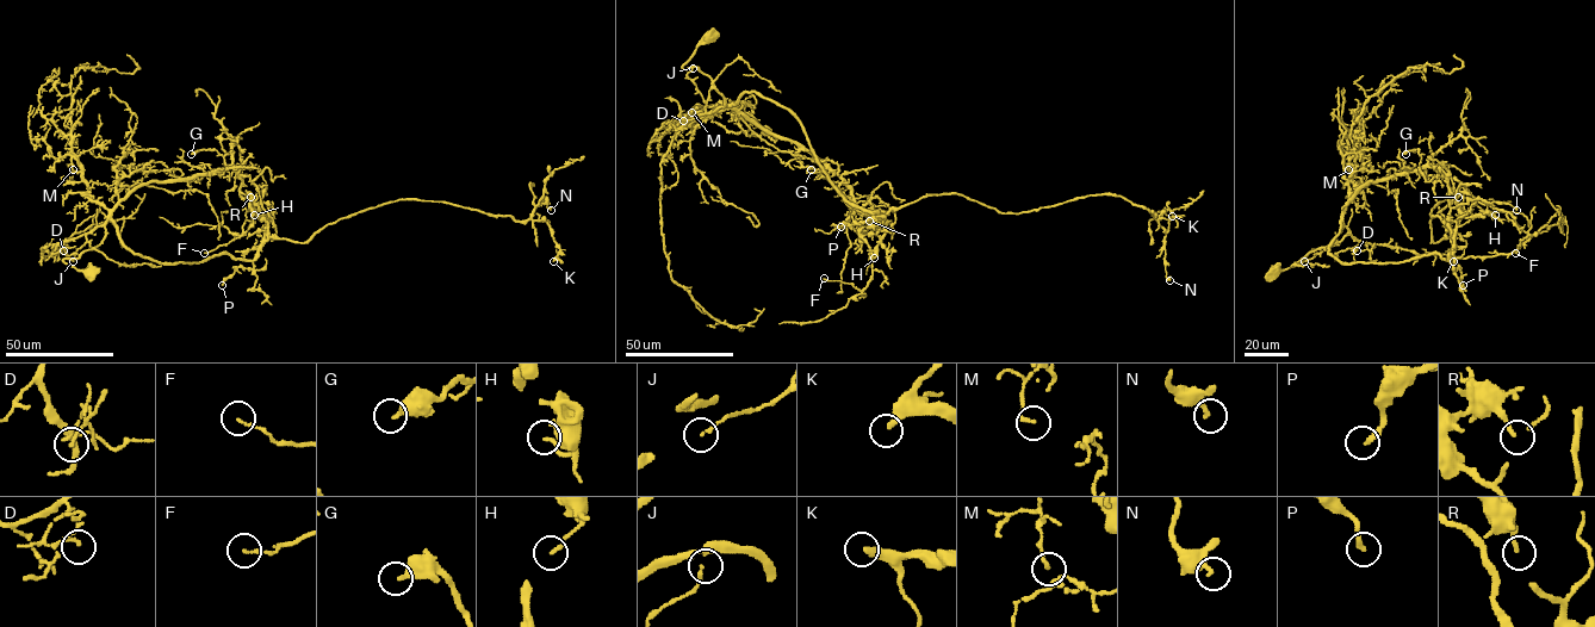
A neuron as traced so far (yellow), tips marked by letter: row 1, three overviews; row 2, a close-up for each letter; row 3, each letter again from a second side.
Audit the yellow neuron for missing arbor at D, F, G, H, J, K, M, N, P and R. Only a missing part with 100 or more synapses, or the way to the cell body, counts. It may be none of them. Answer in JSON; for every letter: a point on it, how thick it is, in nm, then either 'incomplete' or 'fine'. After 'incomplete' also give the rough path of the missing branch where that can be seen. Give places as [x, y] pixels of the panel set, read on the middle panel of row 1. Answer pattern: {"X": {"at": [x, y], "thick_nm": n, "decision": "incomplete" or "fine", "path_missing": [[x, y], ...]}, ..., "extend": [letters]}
{"D": {"at": [683, 120], "thick_nm": 110, "decision": "fine"}, "F": {"at": [824, 278], "thick_nm": 120, "decision": "fine"}, "G": {"at": [811, 169], "thick_nm": 300, "decision": "fine"}, "H": {"at": [874, 258], "thick_nm": 150, "decision": "fine"}, "J": {"at": [693, 68], "thick_nm": 100, "decision": "fine"}, "K": {"at": [1172, 216], "thick_nm": 320, "decision": "fine"}, "M": {"at": [692, 112], "thick_nm": 150, "decision": "fine"}, "N": {"at": [1170, 280], "thick_nm": 240, "decision": "fine"}, "P": {"at": [841, 227], "thick_nm": 220, "decision": "fine"}, "R": {"at": [869, 221], "thick_nm": 150, "decision": "fine"}, "extend": []}

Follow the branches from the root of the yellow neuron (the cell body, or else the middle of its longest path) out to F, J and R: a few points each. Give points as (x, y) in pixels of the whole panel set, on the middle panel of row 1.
F: (708, 37), (683, 68), (696, 67), (724, 106), (802, 146), (851, 190), (872, 277), (862, 291), (824, 278)
J: (708, 37), (683, 66), (684, 69), (696, 67), (711, 79), (706, 101), (687, 76), (693, 68)
R: (708, 37), (683, 68), (706, 74), (724, 106), (756, 92), (786, 107), (836, 190), (886, 224), (869, 221)

